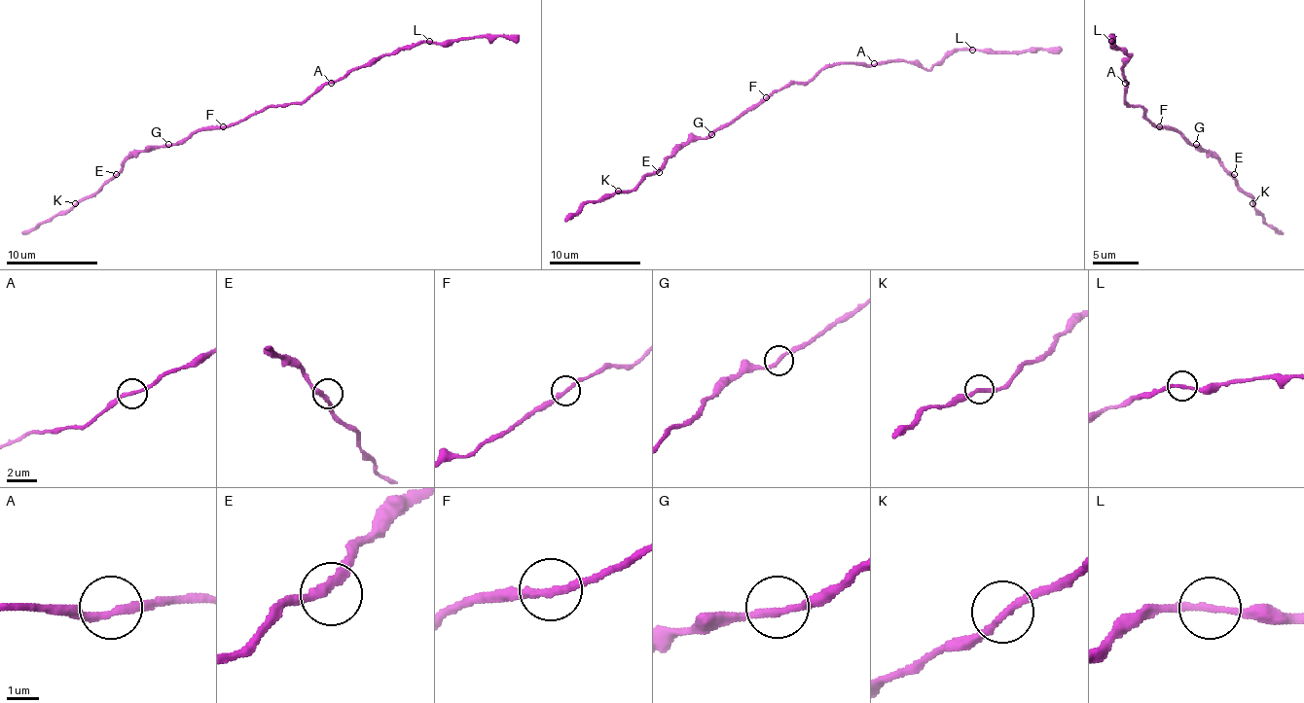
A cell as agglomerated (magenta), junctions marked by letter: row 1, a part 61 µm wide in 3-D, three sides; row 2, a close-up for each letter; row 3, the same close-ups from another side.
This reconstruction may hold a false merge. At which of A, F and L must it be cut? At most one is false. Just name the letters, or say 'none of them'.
none of them

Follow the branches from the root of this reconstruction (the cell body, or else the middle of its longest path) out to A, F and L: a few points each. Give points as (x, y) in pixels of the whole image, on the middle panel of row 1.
A: (794, 84), (806, 84), (821, 70), (833, 65), (874, 63)
F: (794, 84), (767, 97)
L: (794, 84), (806, 84), (821, 70), (842, 63), (879, 65), (913, 60), (931, 70), (955, 52), (972, 50)

